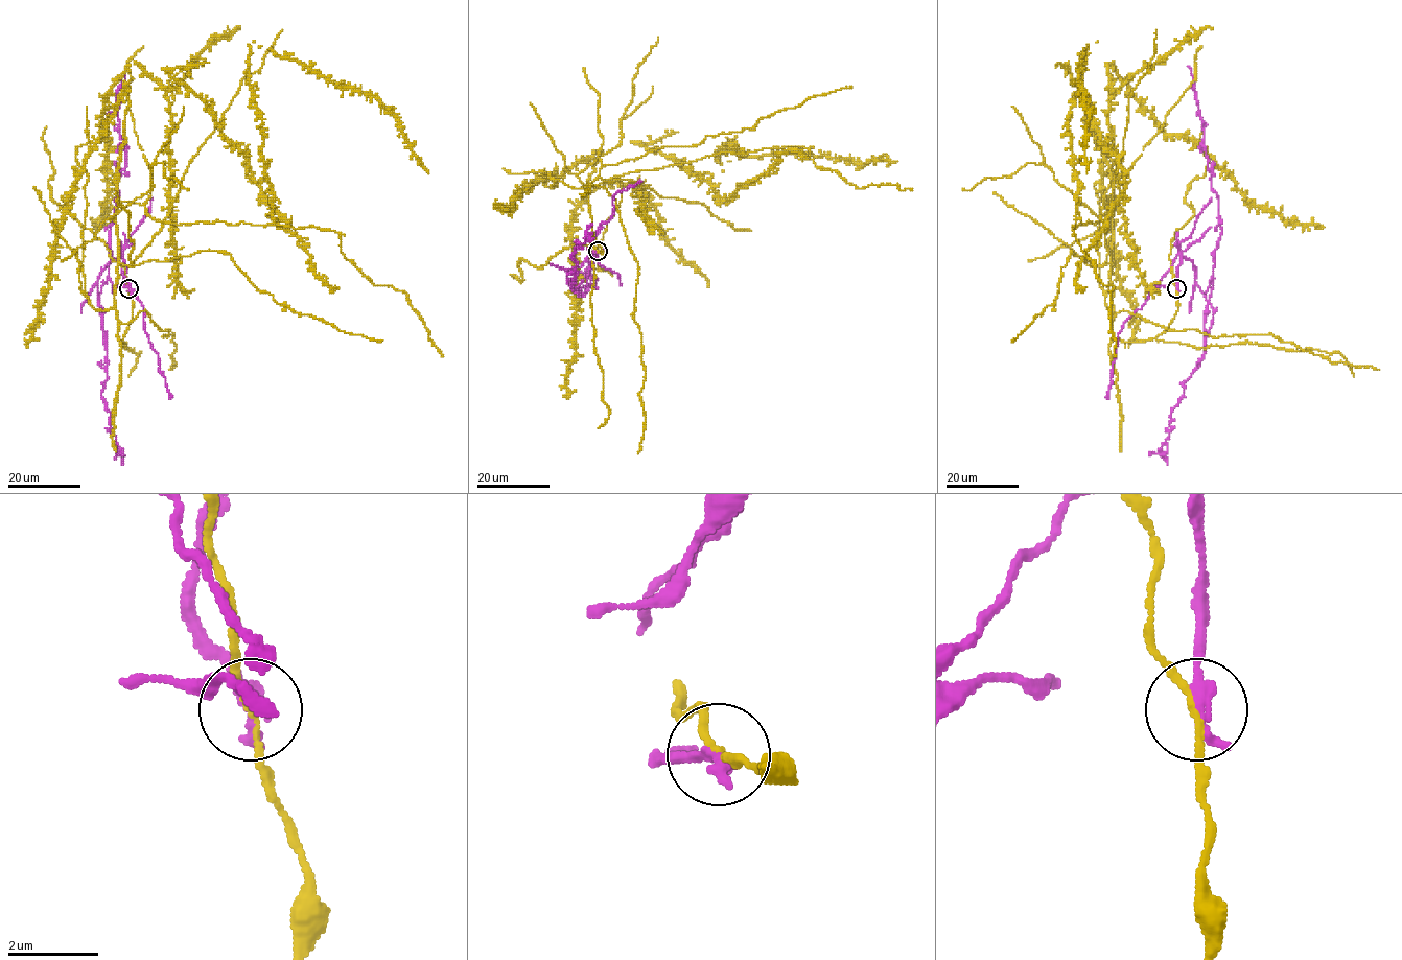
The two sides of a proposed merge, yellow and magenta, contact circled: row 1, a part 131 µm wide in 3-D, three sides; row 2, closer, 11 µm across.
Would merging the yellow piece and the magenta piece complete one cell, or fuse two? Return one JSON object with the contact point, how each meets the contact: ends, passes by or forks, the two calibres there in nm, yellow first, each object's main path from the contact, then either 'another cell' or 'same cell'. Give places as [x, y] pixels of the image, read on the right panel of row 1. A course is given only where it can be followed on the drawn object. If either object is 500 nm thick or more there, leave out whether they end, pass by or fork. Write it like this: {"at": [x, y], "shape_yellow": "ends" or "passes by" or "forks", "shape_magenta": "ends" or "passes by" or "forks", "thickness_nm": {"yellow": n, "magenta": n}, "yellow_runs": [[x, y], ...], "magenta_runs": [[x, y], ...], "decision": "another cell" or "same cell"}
{"at": [1176, 288], "shape_yellow": "passes by", "shape_magenta": "ends", "thickness_nm": {"yellow": 140, "magenta": 320}, "yellow_runs": [[1176, 288], [1166, 330], [1113, 336], [1112, 201], [1095, 225], [1076, 223], [1068, 115], [1087, 46], [1087, 173]], "magenta_runs": [[1176, 288], [1182, 255], [1193, 262], [1195, 284], [1209, 300], [1213, 250], [1221, 232], [1189, 66]], "decision": "another cell"}

